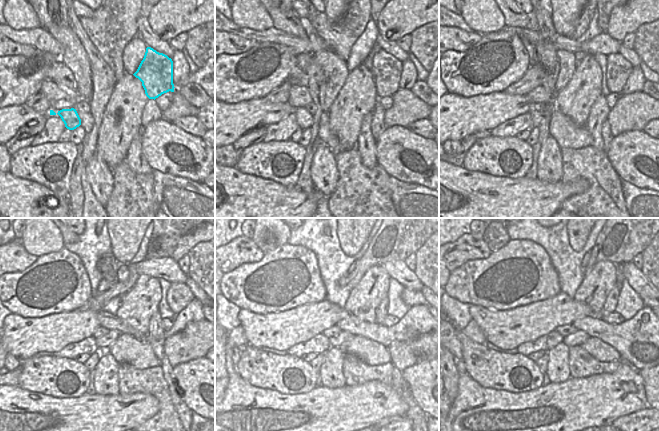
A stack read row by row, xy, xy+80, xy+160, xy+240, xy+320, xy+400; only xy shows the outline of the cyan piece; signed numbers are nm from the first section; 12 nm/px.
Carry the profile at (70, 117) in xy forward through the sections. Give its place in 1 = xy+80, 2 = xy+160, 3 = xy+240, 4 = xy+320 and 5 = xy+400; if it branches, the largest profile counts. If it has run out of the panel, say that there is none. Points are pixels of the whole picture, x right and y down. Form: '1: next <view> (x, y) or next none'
1: next xy+80 (305, 120)
2: next xy+160 (536, 117)
3: next xy+240 (104, 342)
4: next xy+320 (344, 336)
5: next xy+400 (579, 337)

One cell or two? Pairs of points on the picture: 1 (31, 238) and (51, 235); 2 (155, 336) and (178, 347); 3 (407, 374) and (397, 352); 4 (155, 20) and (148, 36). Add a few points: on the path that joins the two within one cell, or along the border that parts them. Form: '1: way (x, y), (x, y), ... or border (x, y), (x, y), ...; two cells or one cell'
1: way (36, 238), (46, 236); one cell
2: border (163, 339), (163, 353), (165, 355); two cells
3: border (417, 362), (401, 371); two cells
4: border (146, 18), (149, 27), (161, 39), (168, 42); two cells

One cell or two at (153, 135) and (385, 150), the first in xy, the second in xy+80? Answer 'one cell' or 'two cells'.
one cell

